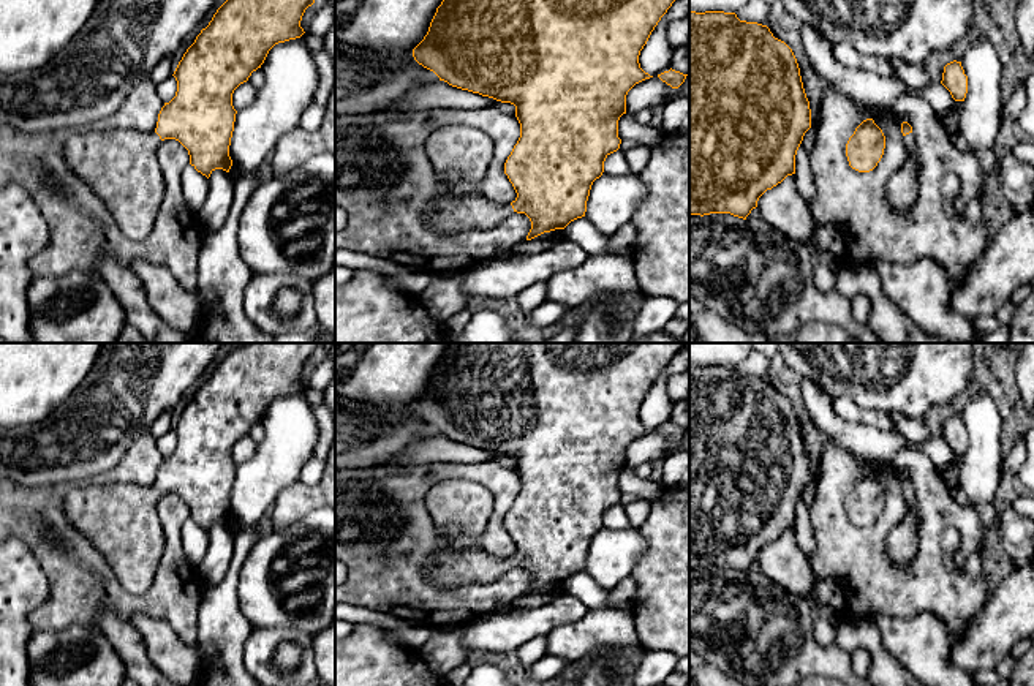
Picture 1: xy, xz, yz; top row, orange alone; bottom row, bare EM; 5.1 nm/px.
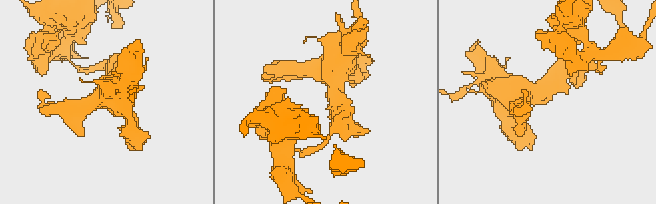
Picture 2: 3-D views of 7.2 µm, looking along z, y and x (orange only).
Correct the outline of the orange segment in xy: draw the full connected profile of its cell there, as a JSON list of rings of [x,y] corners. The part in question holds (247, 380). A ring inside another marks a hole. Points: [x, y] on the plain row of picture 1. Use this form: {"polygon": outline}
{"polygon": [[[245,343],[234,348],[217,364],[179,416],[172,428],[177,435],[175,450],[161,462],[153,485],[73,485],[63,498],[63,512],[70,525],[106,558],[125,591],[144,594],[155,579],[164,552],[164,533],[157,514],[161,495],[179,495],[188,504],[190,518],[207,533],[215,523],[229,526],[229,499],[237,468],[232,460],[234,444],[261,422],[275,398],[305,387],[300,381],[302,370],[321,346],[323,343]]]}

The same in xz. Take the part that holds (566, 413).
{"polygon": [[[449,343],[447,349],[436,362],[427,389],[413,403],[413,411],[419,419],[433,425],[440,435],[444,435],[452,441],[515,460],[515,471],[520,477],[520,492],[504,517],[504,528],[512,537],[517,552],[508,558],[498,558],[479,547],[484,528],[493,512],[493,495],[479,482],[465,477],[447,479],[438,482],[427,495],[427,509],[440,530],[440,542],[433,553],[424,561],[424,582],[438,588],[490,585],[509,567],[517,566],[525,567],[530,572],[531,583],[526,594],[531,594],[544,586],[564,583],[571,575],[585,571],[593,536],[602,530],[606,512],[620,503],[621,493],[618,492],[618,474],[626,468],[626,449],[636,438],[653,432],[640,422],[640,405],[661,371],[685,345],[686,343]]]}

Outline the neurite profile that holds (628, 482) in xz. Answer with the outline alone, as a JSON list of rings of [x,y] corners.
[[[623,468],[618,474],[618,492],[621,495],[636,495],[637,499],[651,503],[666,490],[662,482],[637,477],[632,468]]]

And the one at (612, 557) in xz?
[[[606,526],[591,539],[585,572],[602,588],[612,590],[631,577],[647,542],[637,528],[613,531]]]

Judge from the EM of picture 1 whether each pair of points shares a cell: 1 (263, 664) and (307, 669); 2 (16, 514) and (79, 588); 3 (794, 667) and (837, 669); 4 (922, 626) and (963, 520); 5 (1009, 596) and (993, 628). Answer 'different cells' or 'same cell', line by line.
1: same cell
2: same cell
3: same cell
4: different cells
5: same cell

